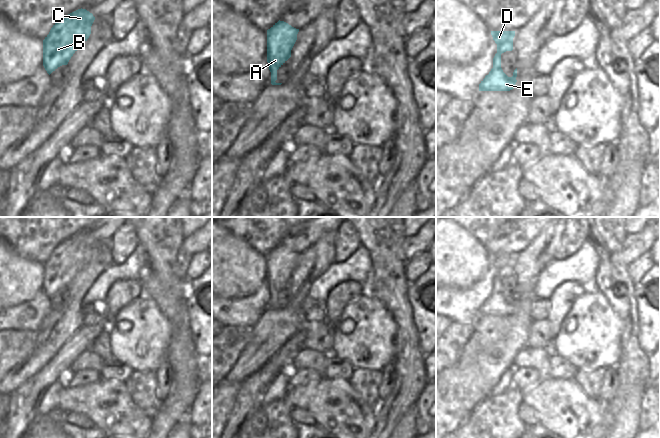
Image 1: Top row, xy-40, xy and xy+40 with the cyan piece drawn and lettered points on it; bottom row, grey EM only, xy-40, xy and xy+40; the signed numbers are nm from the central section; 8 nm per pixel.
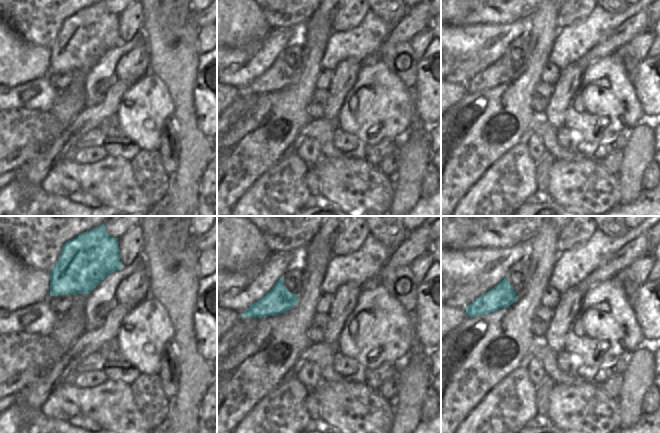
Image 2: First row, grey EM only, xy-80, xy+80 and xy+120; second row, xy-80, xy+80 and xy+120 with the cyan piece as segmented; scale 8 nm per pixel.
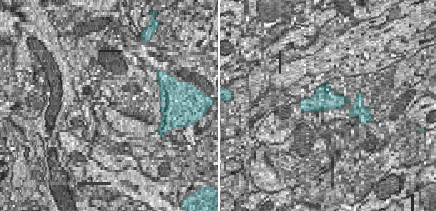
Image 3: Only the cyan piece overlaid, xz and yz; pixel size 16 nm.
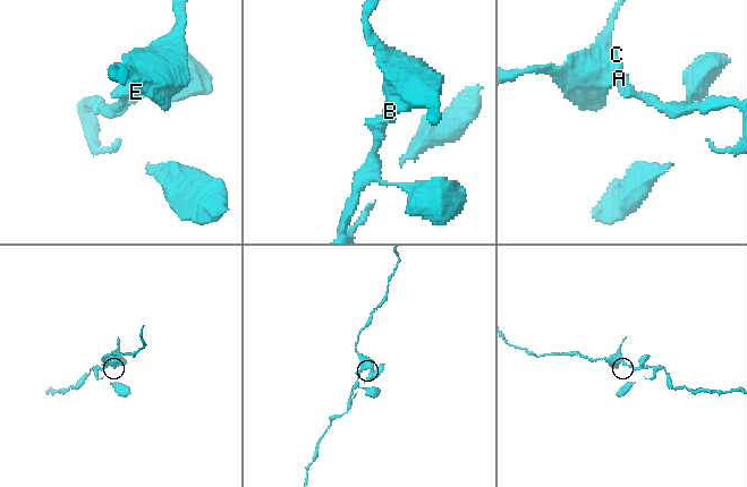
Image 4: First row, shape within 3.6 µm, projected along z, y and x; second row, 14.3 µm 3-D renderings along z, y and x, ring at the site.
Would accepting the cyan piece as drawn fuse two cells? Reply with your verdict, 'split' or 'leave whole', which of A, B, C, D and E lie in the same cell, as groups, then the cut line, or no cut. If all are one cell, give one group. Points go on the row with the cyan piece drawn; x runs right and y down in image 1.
leave whole; groups A B C D E; cut none

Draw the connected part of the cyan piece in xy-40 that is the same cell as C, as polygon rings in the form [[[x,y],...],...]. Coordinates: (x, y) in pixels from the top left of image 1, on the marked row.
[[[78,9],[51,28],[43,40],[43,66],[50,75],[58,67],[67,65],[73,54],[87,41],[95,20],[86,9]]]

